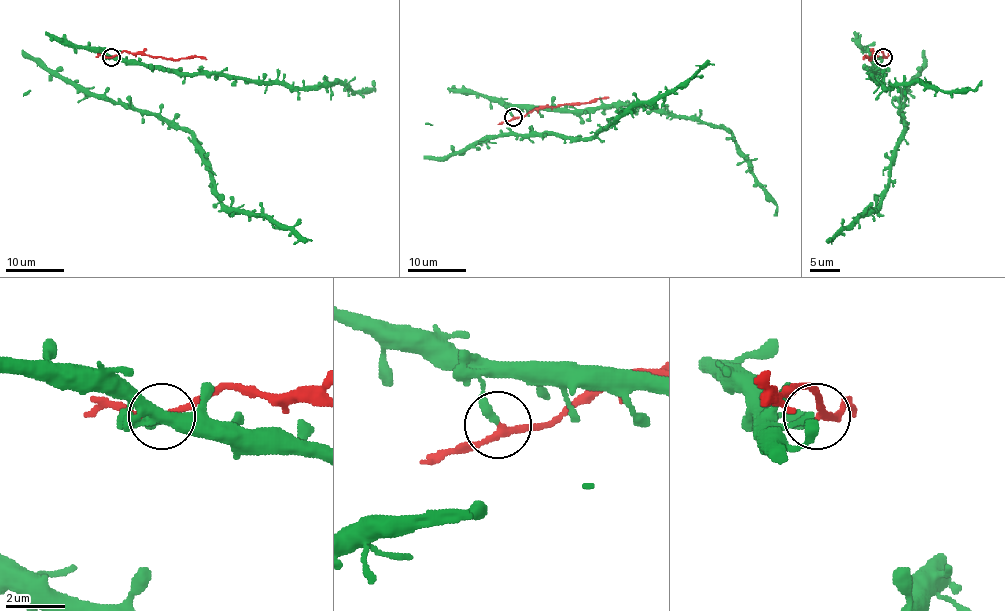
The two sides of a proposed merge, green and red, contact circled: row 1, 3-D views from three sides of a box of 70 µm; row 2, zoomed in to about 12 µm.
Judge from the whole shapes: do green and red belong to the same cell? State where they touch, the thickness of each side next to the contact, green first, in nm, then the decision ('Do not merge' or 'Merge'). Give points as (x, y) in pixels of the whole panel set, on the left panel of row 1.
Place: (111, 57). Thickness 340 nm (green) against 220 nm. Do not merge

